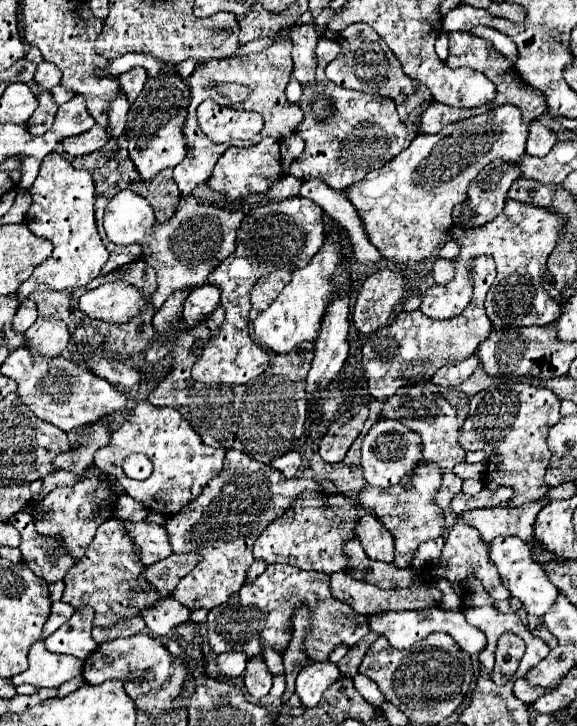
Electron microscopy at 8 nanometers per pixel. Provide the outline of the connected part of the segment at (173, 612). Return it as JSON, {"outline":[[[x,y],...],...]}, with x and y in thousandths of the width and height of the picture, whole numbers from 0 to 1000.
{"outline":[[[293,824],[279,832],[279,837],[258,837],[258,843],[248,843],[244,848],[269,876],[289,876],[296,873],[300,860],[314,860],[314,854],[324,854],[328,846],[328,837],[310,832],[303,824]]]}

